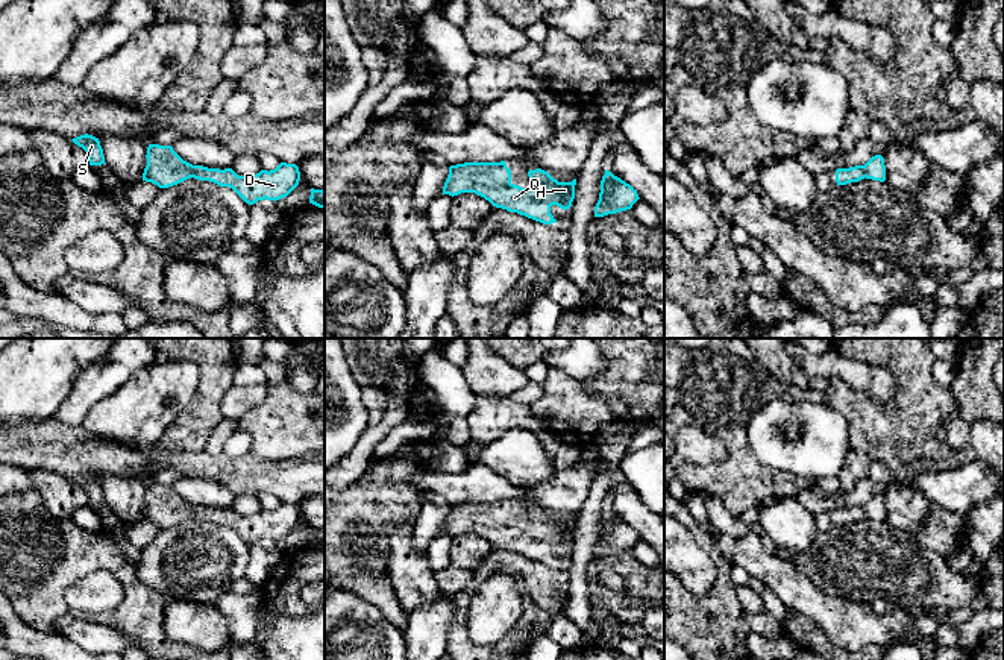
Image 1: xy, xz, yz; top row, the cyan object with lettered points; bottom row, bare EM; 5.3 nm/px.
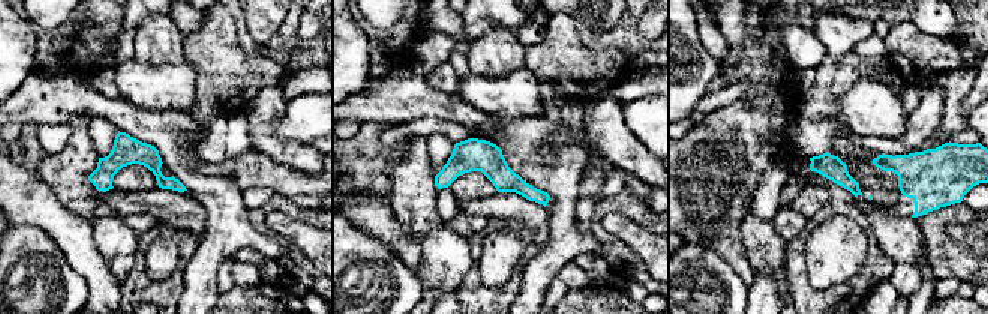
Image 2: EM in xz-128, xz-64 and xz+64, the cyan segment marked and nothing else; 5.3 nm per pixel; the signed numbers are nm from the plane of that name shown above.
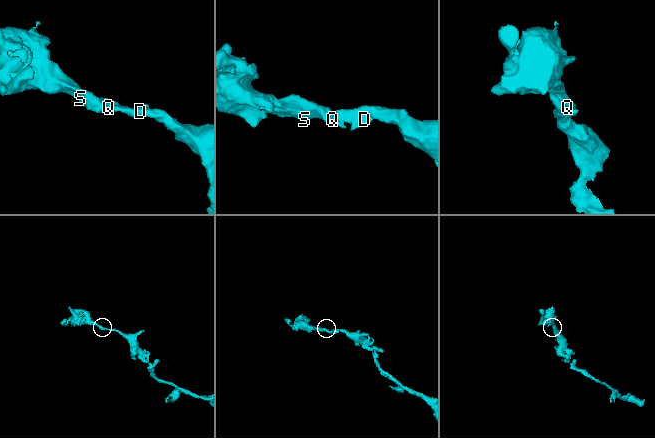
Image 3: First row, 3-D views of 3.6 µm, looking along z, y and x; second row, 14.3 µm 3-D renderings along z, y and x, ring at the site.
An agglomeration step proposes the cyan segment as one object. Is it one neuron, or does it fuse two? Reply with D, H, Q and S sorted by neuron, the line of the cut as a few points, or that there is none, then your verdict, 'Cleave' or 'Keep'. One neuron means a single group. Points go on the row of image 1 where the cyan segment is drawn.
Groups: D H Q S. No split. Keep

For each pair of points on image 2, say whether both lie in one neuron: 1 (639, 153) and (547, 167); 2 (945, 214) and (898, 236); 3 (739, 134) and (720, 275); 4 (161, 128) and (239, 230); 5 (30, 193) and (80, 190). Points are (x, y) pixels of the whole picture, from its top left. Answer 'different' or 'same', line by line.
1: different
2: different
3: different
4: same
5: different

